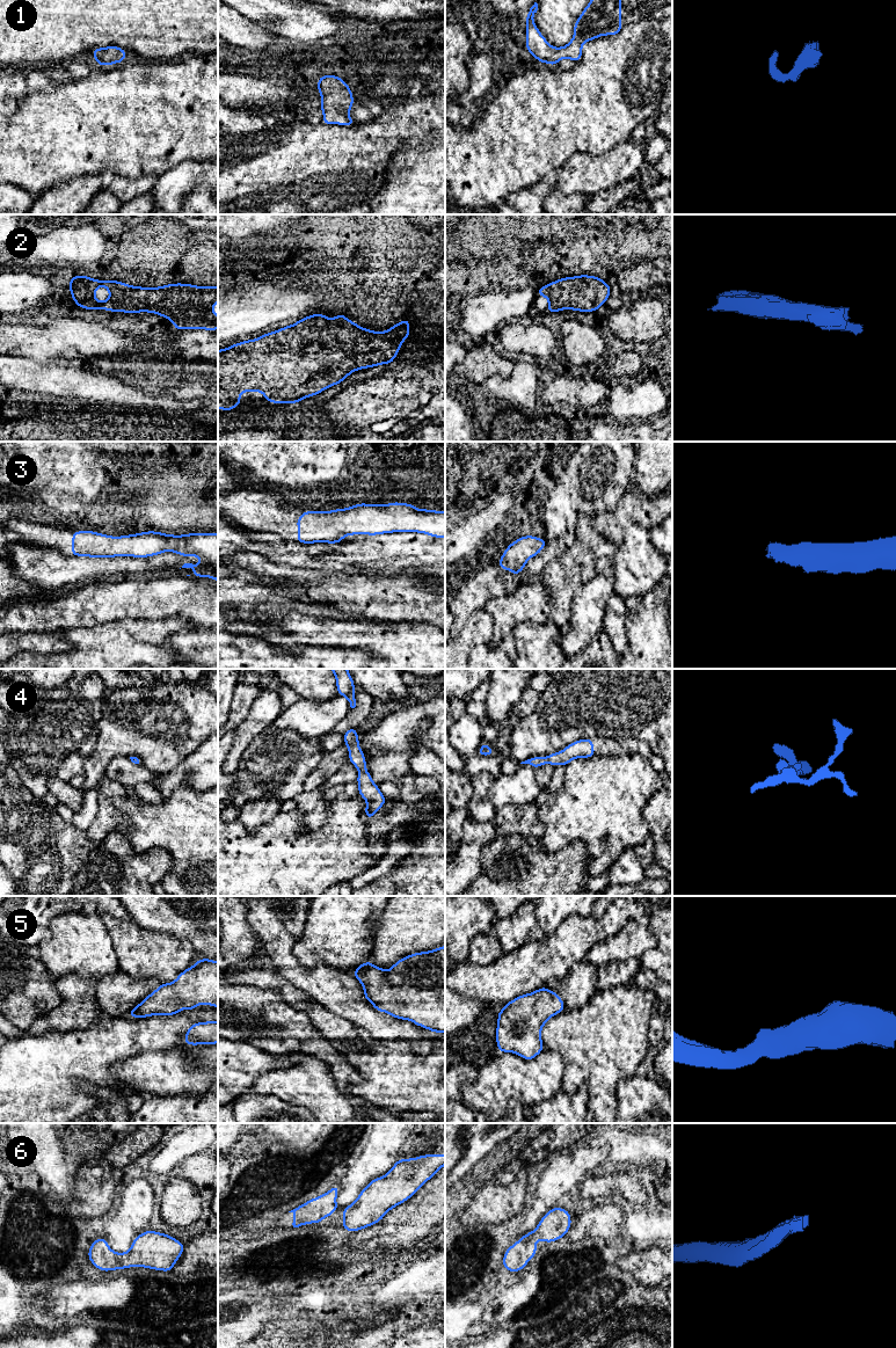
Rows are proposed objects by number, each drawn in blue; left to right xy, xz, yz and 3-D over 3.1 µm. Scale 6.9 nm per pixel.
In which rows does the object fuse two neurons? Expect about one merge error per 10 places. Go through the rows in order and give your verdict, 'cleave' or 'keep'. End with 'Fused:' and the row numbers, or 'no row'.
1: keep
2: keep
3: keep
4: keep
5: keep
6: keep
Fused: no row

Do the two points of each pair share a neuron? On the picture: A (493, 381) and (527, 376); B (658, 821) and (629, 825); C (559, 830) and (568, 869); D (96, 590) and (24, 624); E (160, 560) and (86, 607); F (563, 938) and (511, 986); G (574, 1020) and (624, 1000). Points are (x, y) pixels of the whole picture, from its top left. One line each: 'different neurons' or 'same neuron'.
A: same neuron
B: different neurons
C: different neurons
D: same neuron
E: different neurons
F: same neuron
G: same neuron

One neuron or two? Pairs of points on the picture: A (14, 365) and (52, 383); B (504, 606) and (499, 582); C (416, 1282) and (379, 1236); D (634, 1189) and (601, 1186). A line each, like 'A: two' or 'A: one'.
A: one
B: two
C: two
D: one

